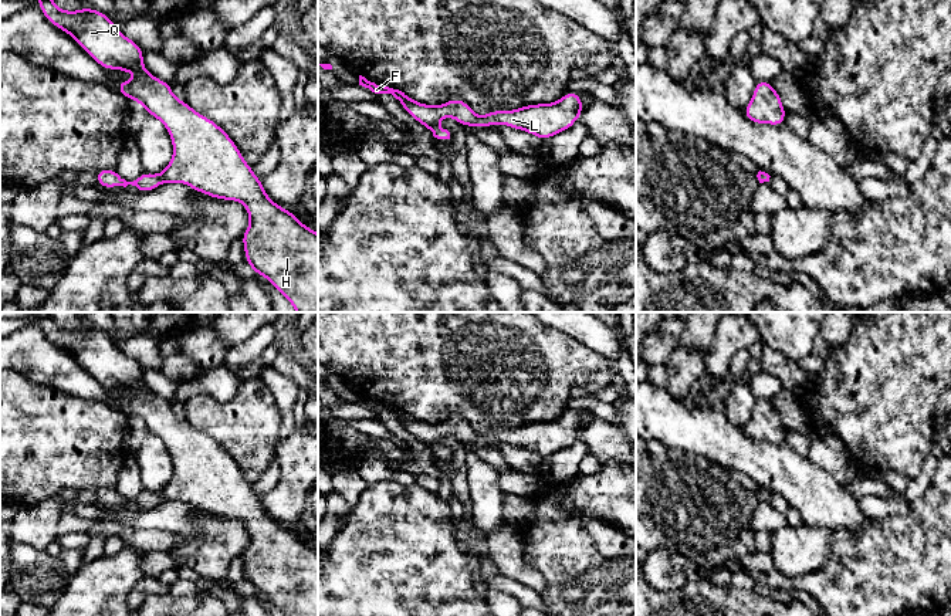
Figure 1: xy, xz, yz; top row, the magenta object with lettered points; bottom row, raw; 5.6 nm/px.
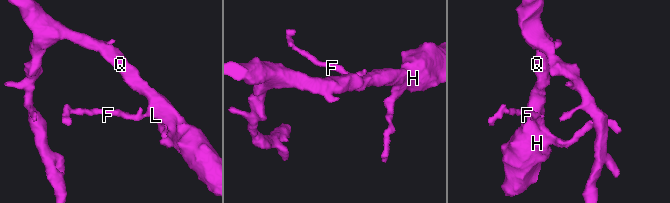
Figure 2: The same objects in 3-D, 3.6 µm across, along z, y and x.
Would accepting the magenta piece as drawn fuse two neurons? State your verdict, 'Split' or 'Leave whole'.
Leave whole

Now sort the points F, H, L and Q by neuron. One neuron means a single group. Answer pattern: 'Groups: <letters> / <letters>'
Groups: F H L Q

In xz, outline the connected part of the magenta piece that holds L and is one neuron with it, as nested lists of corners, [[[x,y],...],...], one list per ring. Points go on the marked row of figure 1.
[[[359,75],[359,85],[368,88],[373,97],[392,94],[405,111],[419,123],[424,125],[434,138],[450,139],[450,132],[437,126],[444,116],[454,118],[463,126],[478,126],[487,129],[494,123],[501,123],[514,129],[525,131],[545,141],[573,126],[585,111],[578,92],[568,91],[561,99],[552,104],[525,105],[512,111],[491,111],[484,116],[477,116],[471,106],[461,99],[451,99],[439,106],[420,104],[407,94],[380,84],[368,81]]]

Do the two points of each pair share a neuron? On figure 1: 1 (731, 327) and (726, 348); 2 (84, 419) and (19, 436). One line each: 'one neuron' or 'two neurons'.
1: one neuron
2: one neuron

